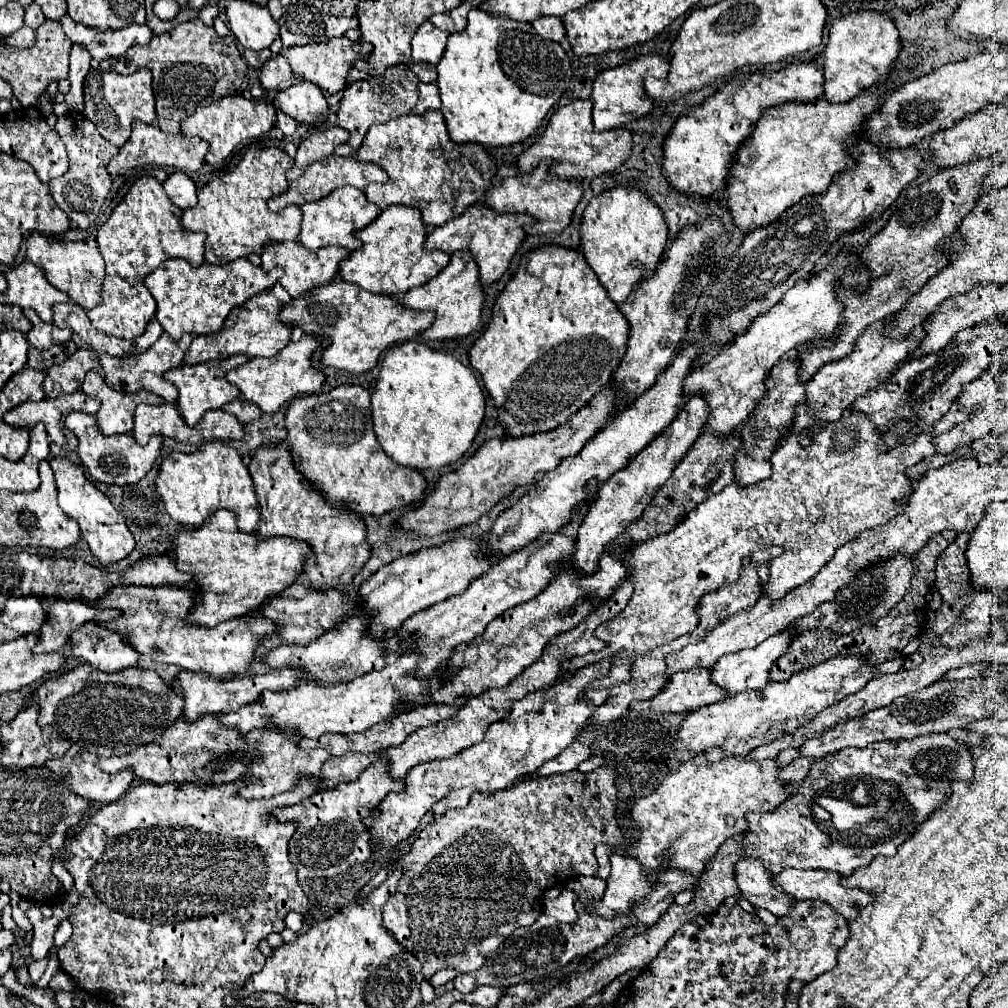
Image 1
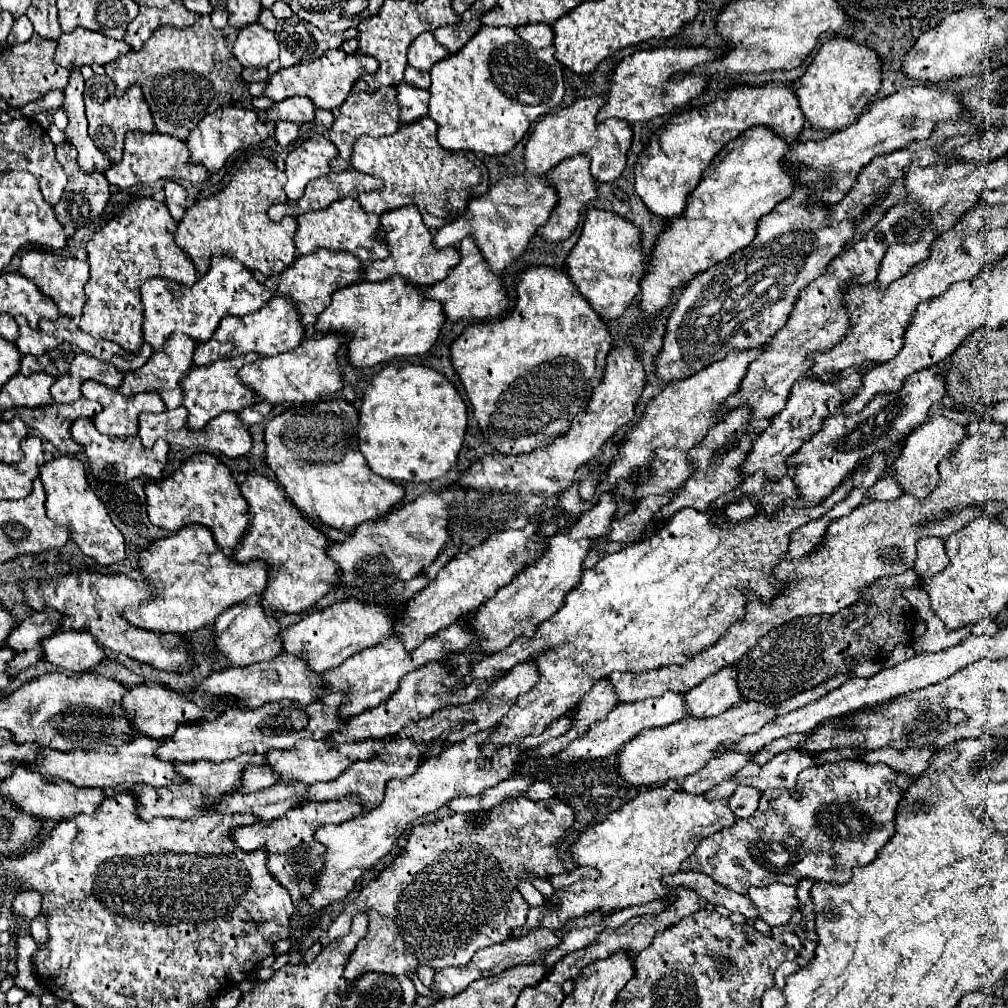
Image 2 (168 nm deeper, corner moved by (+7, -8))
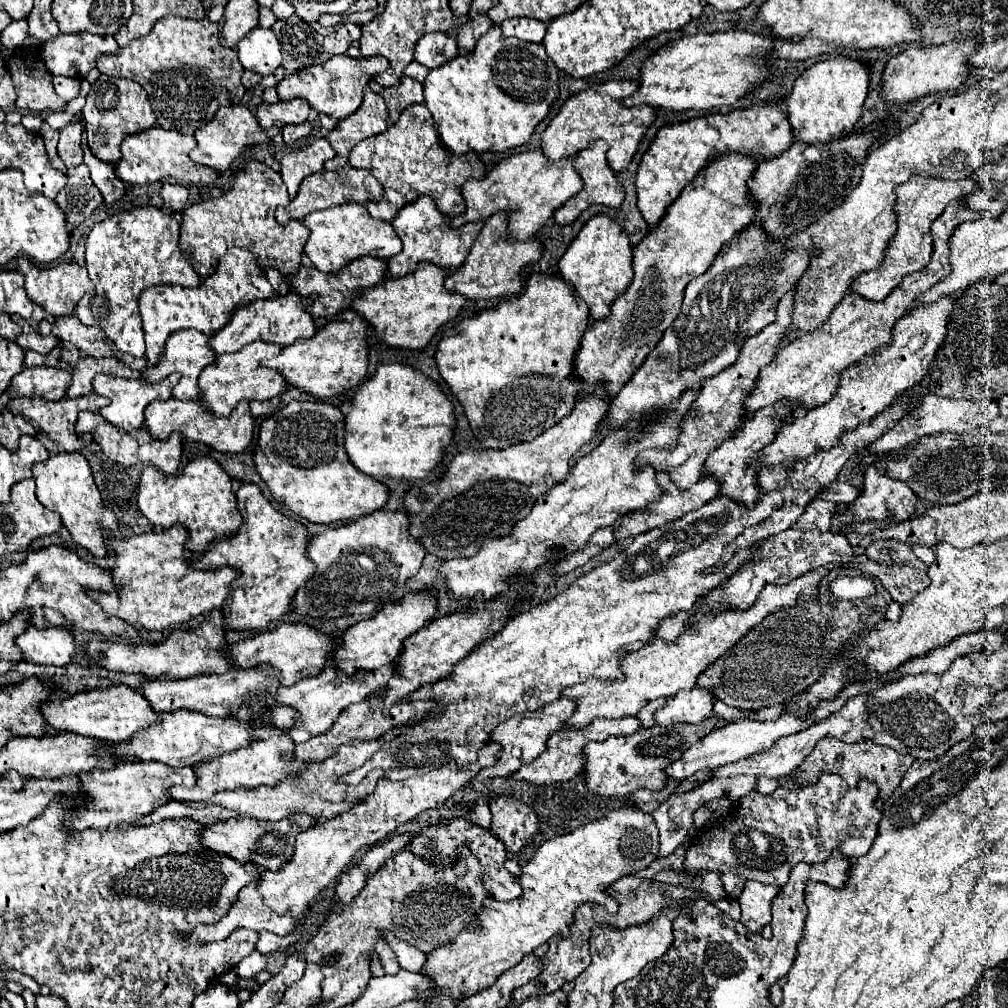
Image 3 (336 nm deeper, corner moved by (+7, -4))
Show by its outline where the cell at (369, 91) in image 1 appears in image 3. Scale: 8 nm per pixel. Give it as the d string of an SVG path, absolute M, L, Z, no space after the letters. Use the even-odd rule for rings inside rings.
M367 90L359 110L339 120L335 130L329 132L327 140L335 148L337 156L325 164L325 170L337 170L345 166L349 152L357 142L383 134L387 128L389 124L387 124L387 108L385 108L383 96Z

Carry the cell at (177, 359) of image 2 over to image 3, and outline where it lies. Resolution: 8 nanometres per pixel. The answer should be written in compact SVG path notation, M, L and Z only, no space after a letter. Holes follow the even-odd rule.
M179 330L175 332L175 336L171 336L171 340L167 340L167 348L165 348L165 358L163 362L159 362L155 368L147 368L143 374L145 382L159 382L163 380L167 374L171 372L179 372L181 380L179 384L173 388L173 398L177 400L197 400L201 390L199 390L199 374L207 364L215 362L215 352L209 348L209 336L199 332L199 330Z

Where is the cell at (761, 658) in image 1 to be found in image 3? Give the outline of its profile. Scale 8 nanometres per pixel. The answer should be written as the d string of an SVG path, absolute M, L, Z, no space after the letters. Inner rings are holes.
M699 688L687 690L687 692L677 692L675 698L667 700L665 706L661 706L653 718L655 724L659 726L671 726L671 724L697 724L703 722L705 718L711 716L713 710L713 700L711 692L703 692Z

